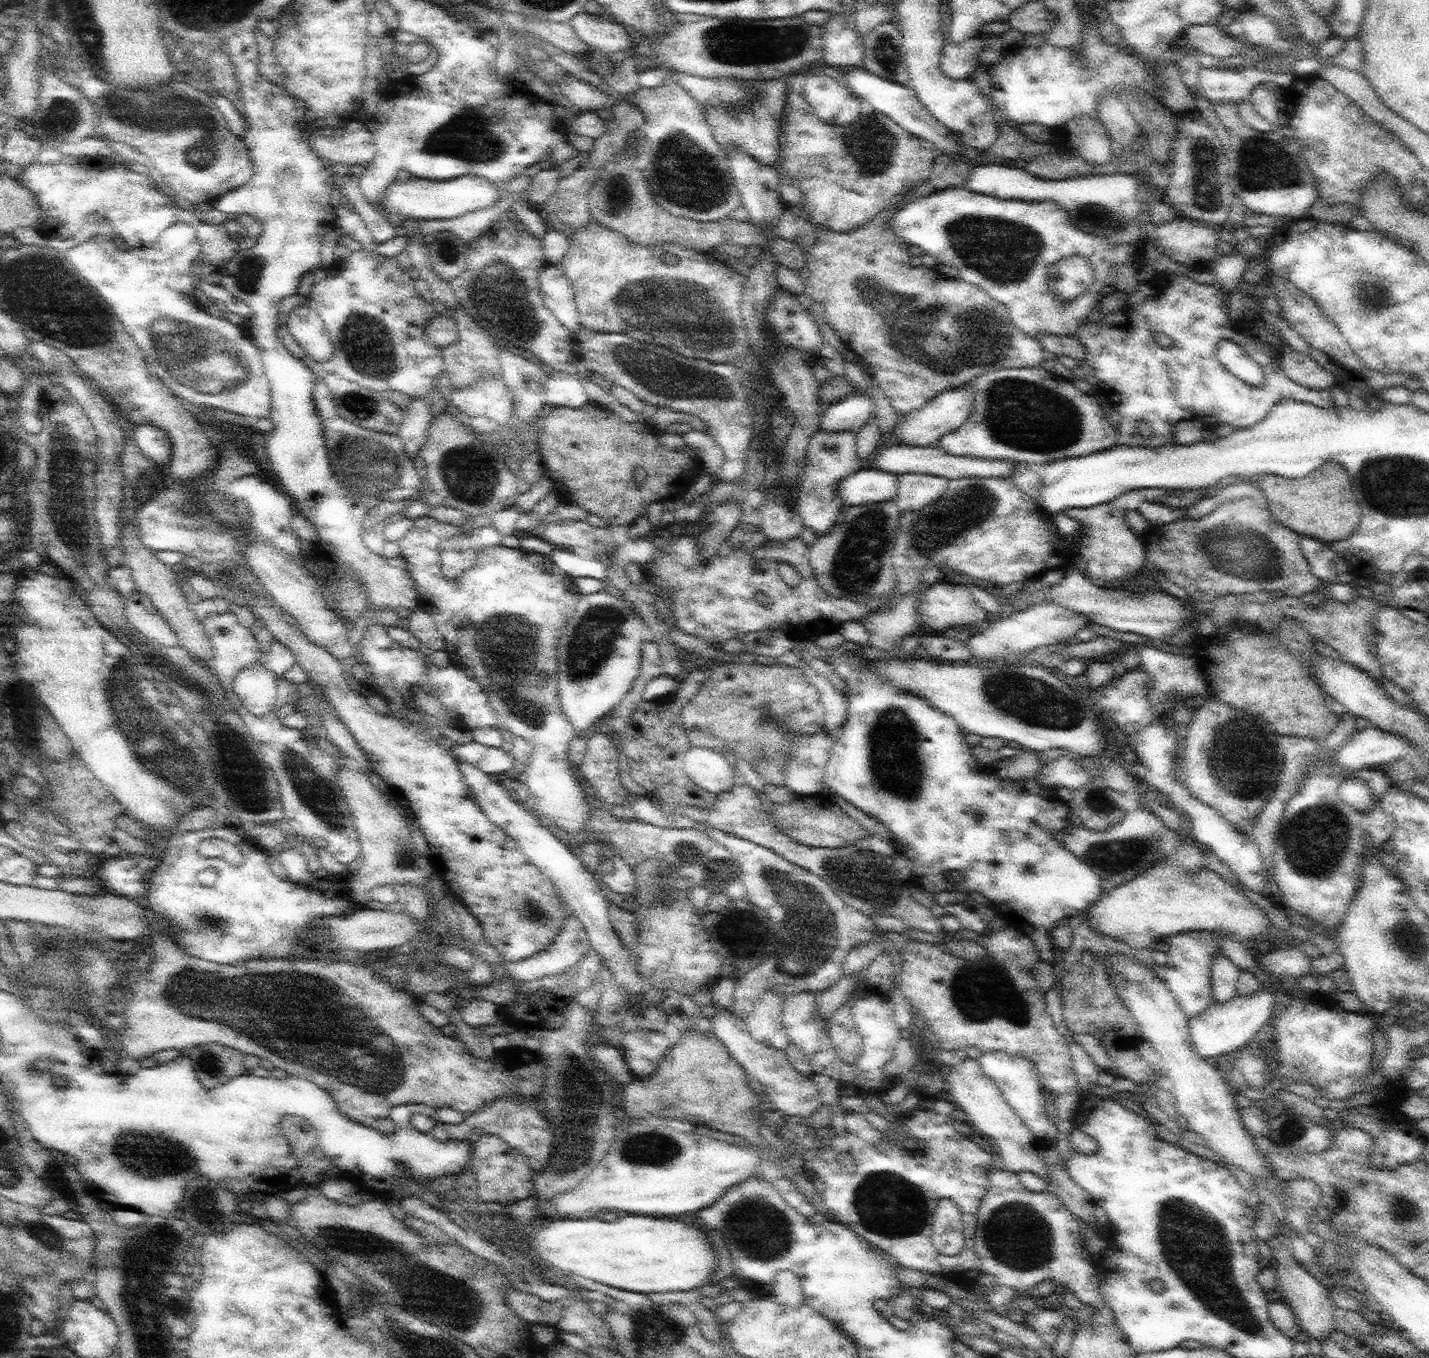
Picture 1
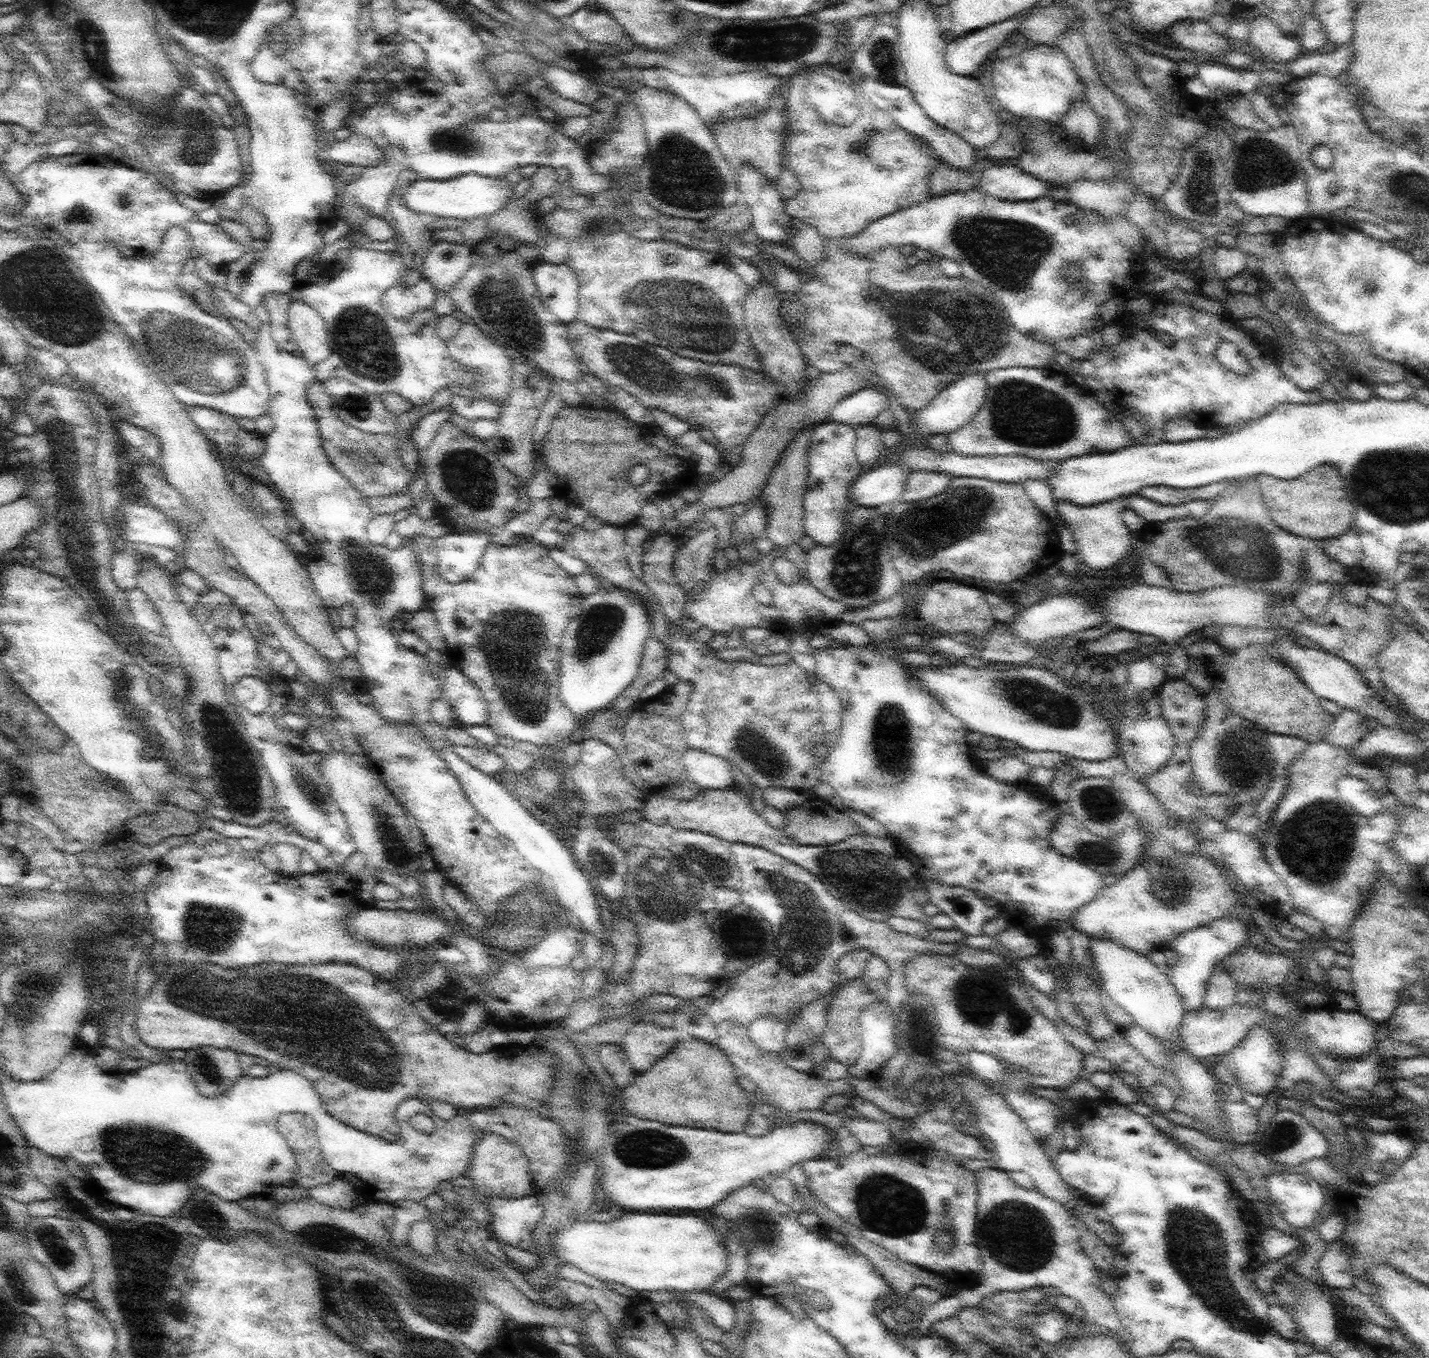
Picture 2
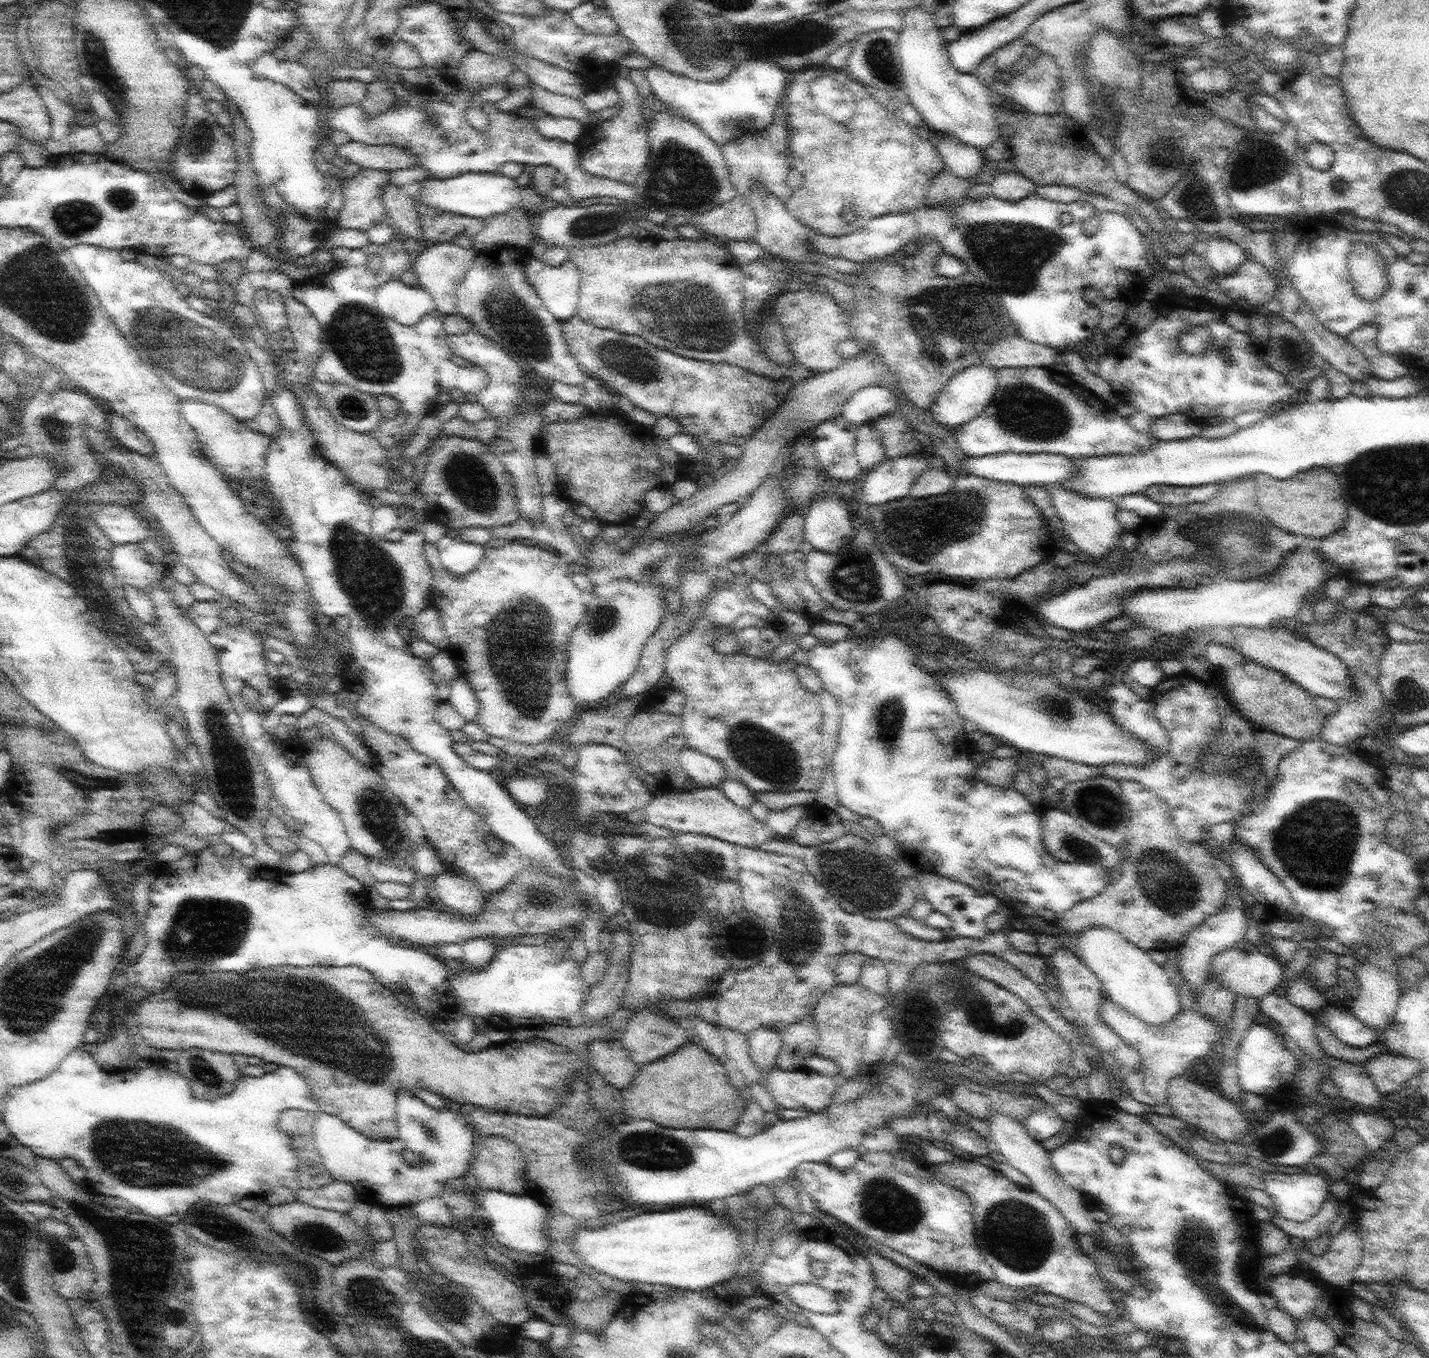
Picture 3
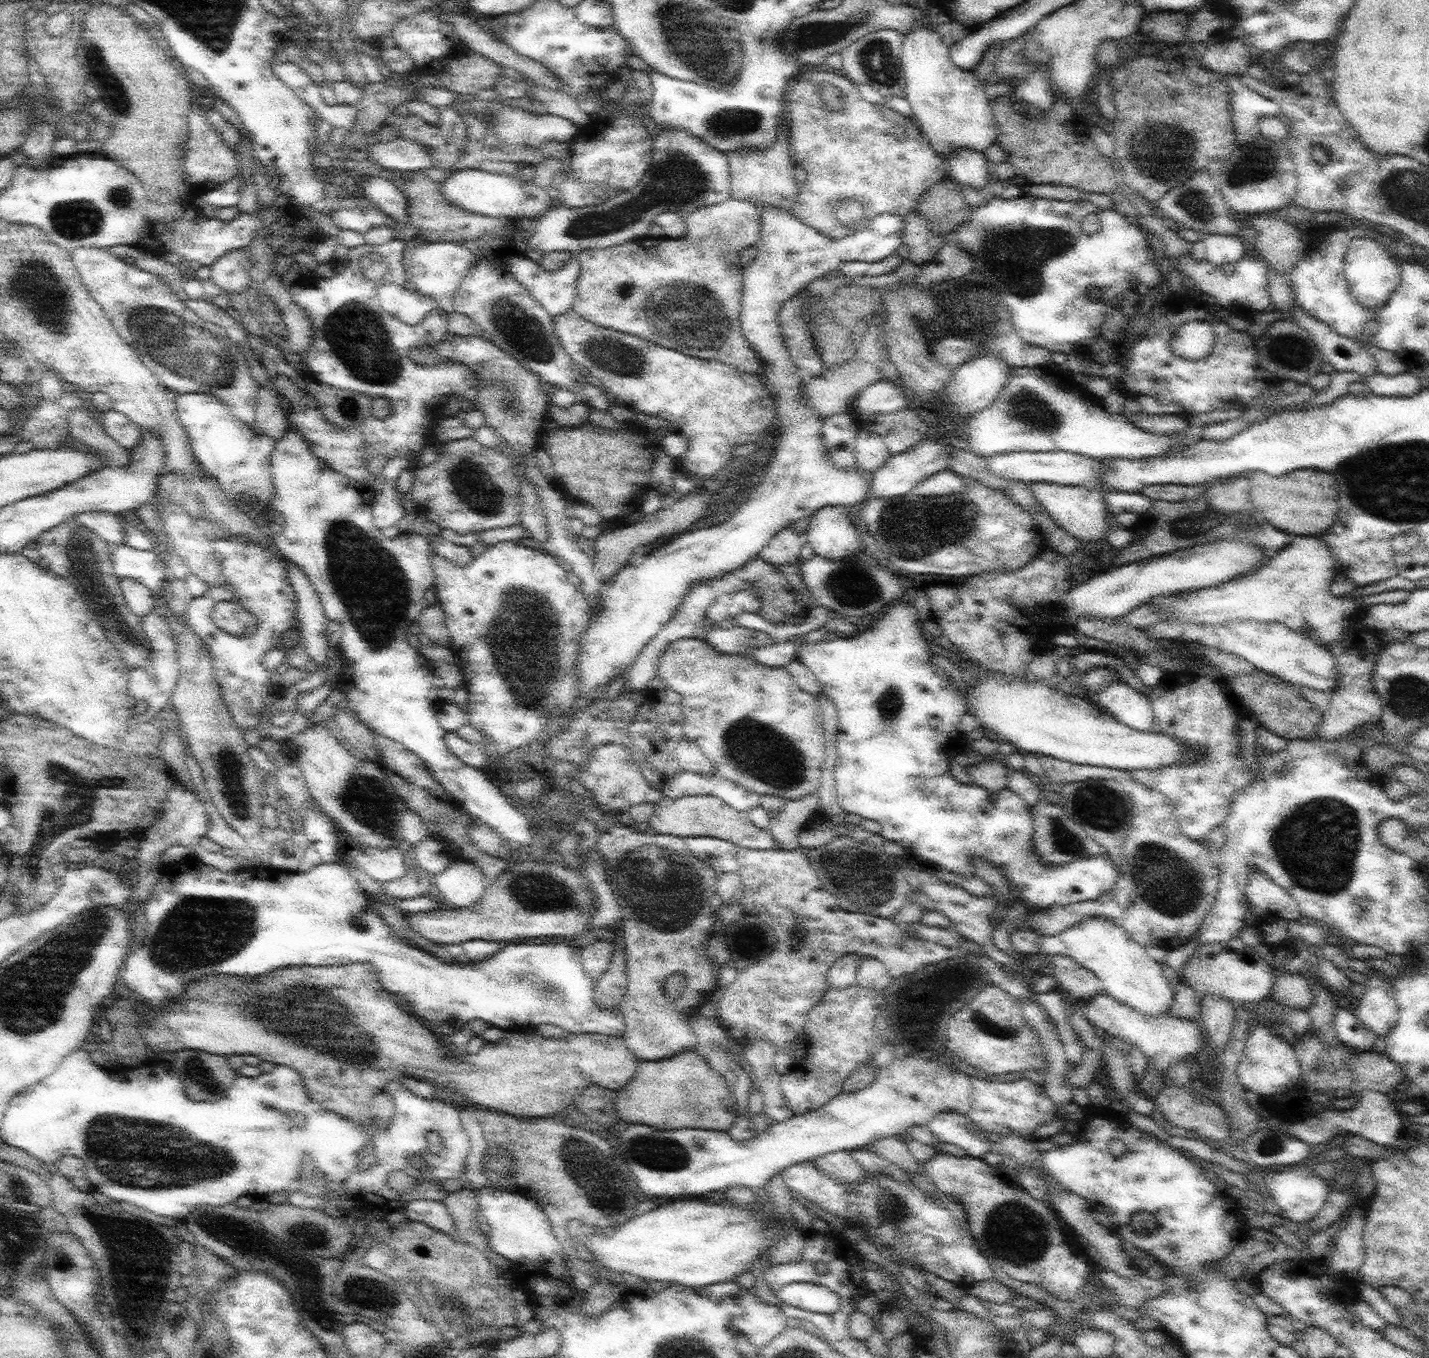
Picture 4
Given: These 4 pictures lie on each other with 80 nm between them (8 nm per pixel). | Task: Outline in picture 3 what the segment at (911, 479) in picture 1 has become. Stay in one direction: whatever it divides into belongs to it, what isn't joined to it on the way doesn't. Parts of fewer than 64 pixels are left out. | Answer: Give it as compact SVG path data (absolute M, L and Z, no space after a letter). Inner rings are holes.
M935 465L916 479L908 496L914 500L939 496L954 489L954 485L954 478L944 471L944 467Z

